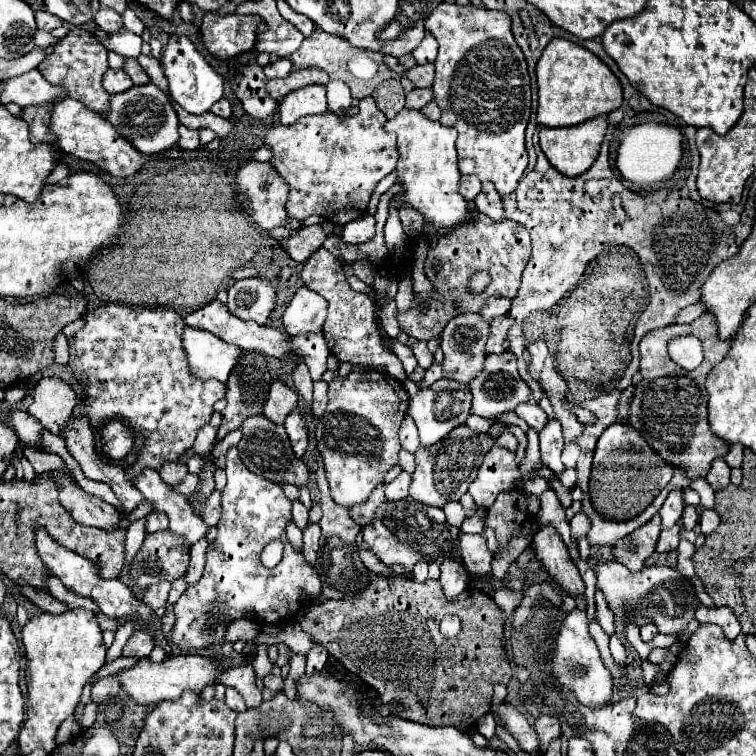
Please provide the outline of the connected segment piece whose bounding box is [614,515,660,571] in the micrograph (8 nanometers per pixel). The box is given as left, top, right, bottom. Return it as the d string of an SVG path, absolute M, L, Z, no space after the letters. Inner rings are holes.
M654 515L644 527L636 529L632 535L624 537L614 545L614 557L630 571L642 571L644 561L656 551L658 535L660 535L660 515Z

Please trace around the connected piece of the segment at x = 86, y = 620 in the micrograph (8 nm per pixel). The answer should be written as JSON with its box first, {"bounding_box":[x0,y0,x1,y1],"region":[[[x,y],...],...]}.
{"bounding_box":[18,609,106,755],"region":[[[70,609],[60,615],[38,613],[22,627],[22,645],[28,659],[28,701],[26,721],[18,735],[22,755],[34,749],[50,753],[56,747],[56,731],[60,723],[74,713],[82,687],[104,665],[106,645],[102,643],[102,629],[94,613],[88,609]]]}

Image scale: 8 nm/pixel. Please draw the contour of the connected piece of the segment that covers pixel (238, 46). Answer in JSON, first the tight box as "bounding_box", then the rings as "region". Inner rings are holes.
{"bounding_box":[200,11,262,59],"region":[[[208,11],[200,23],[206,49],[218,59],[230,59],[254,49],[256,29],[262,23],[258,15],[218,15]]]}

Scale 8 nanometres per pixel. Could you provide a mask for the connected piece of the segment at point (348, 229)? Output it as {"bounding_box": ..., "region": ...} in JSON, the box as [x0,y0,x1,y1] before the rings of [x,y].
{"bounding_box":[342,215,376,243],"region":[[[362,215],[362,217],[346,223],[342,229],[342,239],[346,243],[366,243],[374,235],[376,235],[376,227],[374,227],[372,215]]]}

